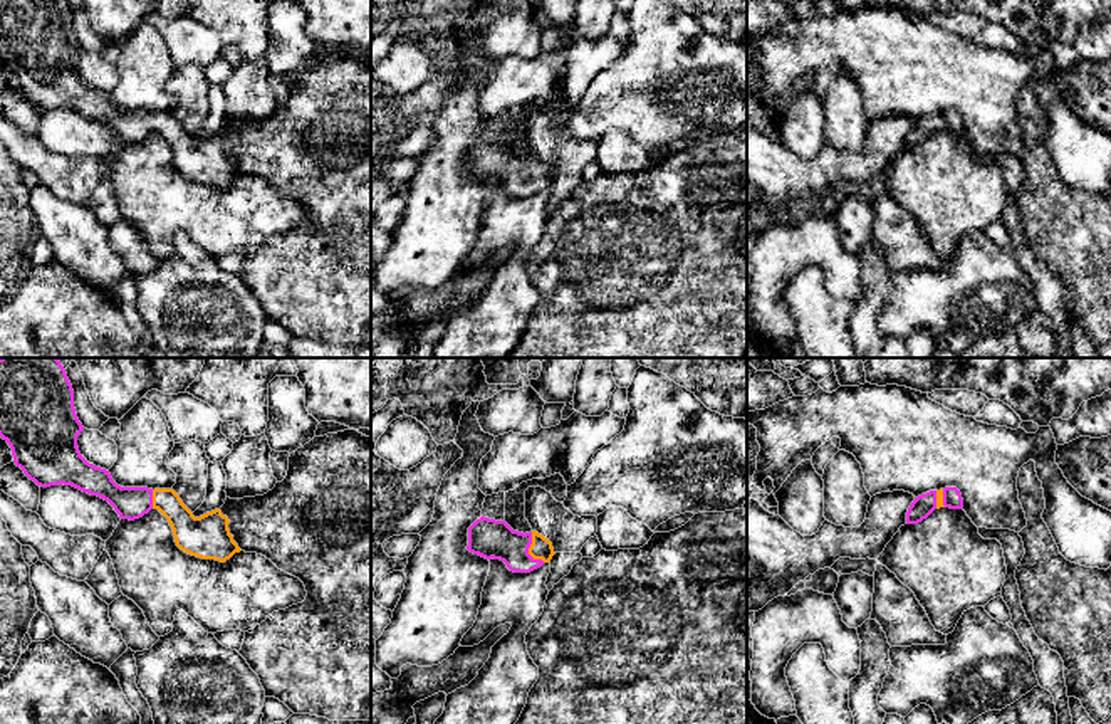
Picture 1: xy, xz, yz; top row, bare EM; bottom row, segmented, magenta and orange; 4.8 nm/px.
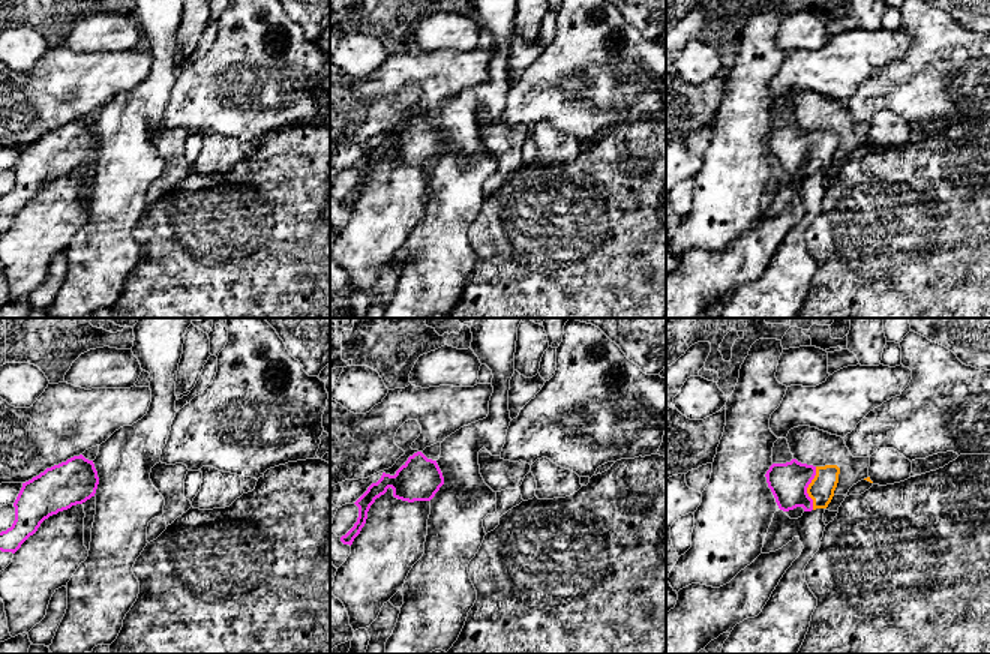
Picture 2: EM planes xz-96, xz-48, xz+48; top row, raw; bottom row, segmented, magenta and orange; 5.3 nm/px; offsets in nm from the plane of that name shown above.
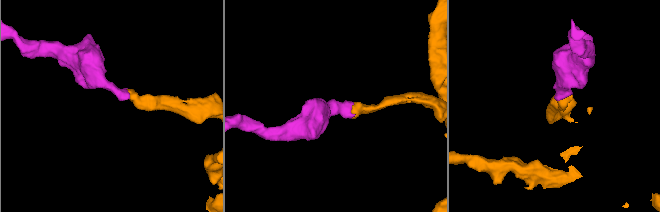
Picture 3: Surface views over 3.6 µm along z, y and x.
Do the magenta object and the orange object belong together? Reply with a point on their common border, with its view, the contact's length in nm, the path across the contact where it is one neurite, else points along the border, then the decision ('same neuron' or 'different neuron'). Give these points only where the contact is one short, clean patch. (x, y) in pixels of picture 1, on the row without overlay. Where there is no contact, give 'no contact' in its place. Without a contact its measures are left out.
meets magenta in xz at (527, 175); contact 160 nm long; runs through xz (489, 162), (519, 175), (527, 175), (541, 172); same neuron

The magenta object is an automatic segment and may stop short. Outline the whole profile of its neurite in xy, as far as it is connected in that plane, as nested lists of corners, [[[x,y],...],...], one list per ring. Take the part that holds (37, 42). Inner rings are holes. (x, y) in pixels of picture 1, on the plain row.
[[[0,0],[0,60],[10,69],[13,86],[23,97],[40,111],[50,109],[72,109],[91,119],[107,124],[121,143],[139,143],[151,133],[158,133],[170,146],[176,170],[196,181],[215,183],[225,186],[242,173],[233,165],[228,153],[228,141],[220,133],[195,141],[193,136],[183,128],[173,113],[148,113],[148,111],[121,111],[117,109],[109,94],[89,87],[79,76],[77,60],[84,54],[74,32],[74,13],[67,0]]]

